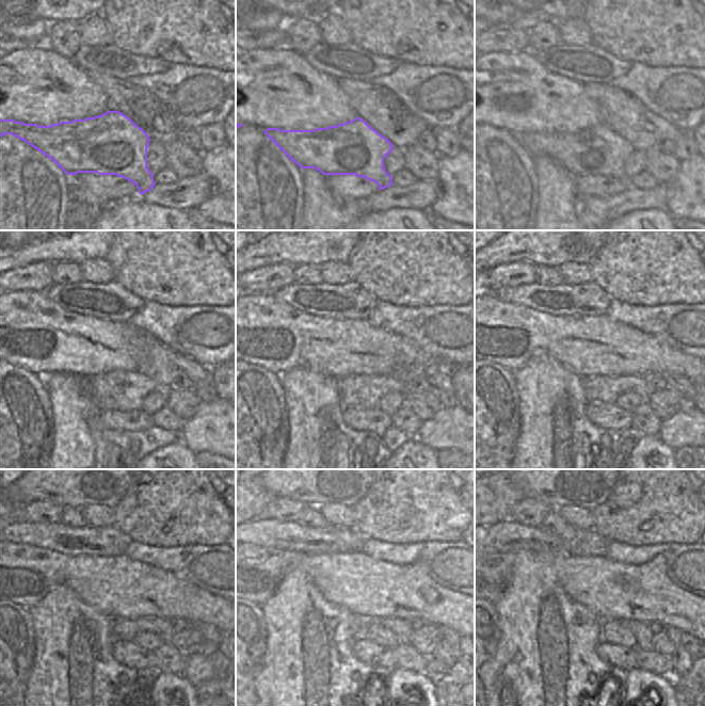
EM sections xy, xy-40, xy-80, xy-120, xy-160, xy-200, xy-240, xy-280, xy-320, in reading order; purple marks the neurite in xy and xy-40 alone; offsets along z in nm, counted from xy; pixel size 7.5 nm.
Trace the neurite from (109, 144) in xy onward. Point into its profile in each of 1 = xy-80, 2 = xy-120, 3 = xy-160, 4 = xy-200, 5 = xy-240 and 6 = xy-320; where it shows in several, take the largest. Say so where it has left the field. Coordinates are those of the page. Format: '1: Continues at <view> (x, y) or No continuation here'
1: Continues at xy-80 (598, 150)
2: Continues at xy-120 (123, 390)
3: Continues at xy-160 (361, 391)
4: Continues at xy-200 (598, 388)
5: Continues at xy-240 (123, 628)
6: Continues at xy-320 (643, 636)

